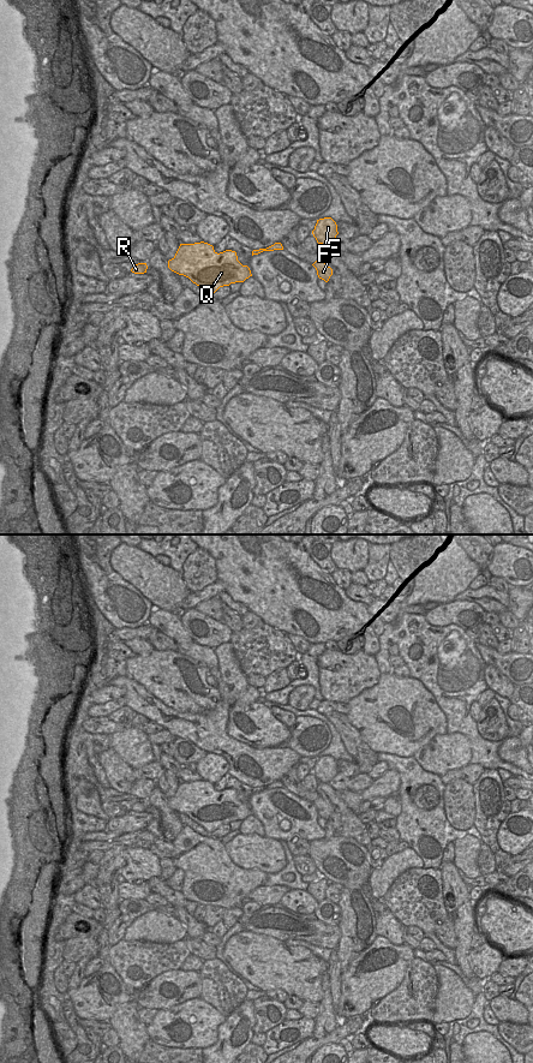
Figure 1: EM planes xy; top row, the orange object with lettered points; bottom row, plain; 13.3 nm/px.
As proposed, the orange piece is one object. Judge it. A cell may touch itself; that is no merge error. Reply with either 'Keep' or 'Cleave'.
Cleave.

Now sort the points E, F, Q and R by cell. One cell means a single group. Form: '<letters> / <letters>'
E / F Q R

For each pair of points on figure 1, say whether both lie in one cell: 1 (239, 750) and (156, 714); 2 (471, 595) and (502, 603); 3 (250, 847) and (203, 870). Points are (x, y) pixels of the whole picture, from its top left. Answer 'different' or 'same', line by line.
1: same
2: same
3: different

